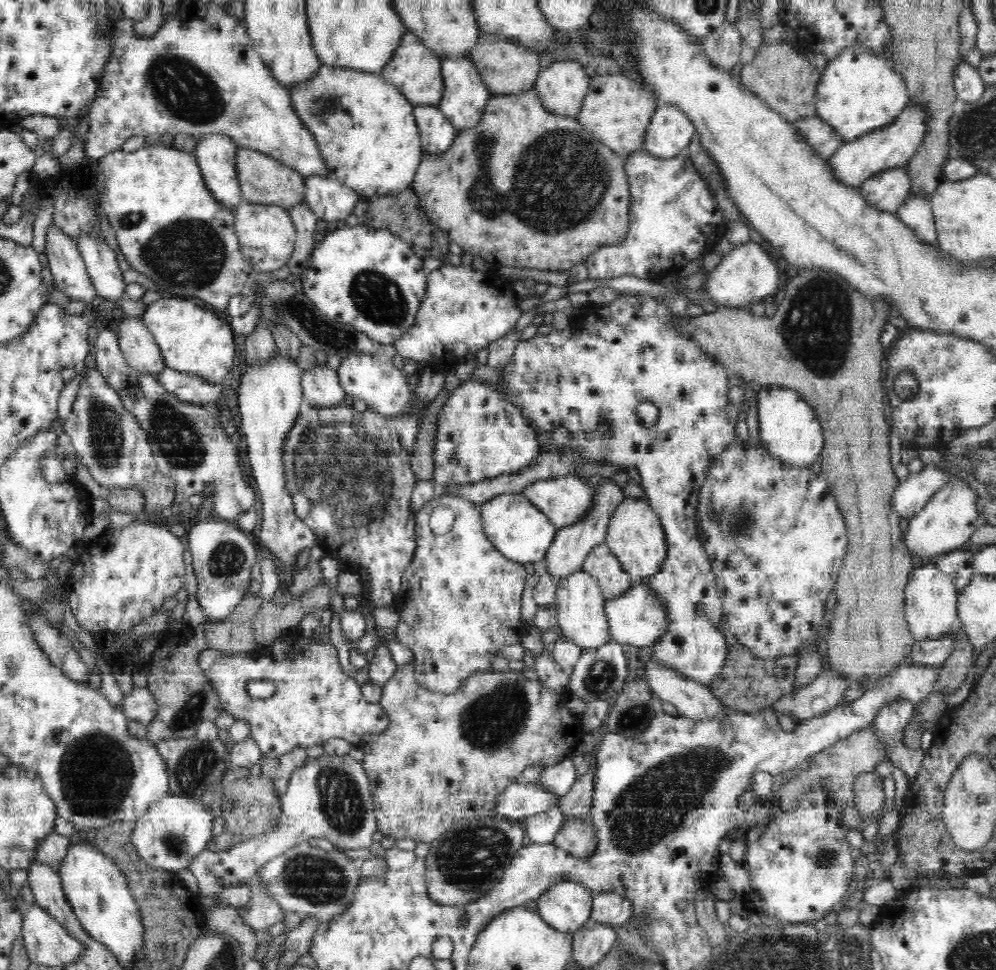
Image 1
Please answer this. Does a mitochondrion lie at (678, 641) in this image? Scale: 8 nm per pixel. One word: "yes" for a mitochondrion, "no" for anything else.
no

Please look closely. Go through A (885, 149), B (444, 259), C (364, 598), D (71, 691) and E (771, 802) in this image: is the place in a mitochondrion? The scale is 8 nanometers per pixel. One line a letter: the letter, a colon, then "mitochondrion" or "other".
A: other
B: other
C: other
D: other
E: other

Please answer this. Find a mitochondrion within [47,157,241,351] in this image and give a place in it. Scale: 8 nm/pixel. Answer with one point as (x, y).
(187, 255)

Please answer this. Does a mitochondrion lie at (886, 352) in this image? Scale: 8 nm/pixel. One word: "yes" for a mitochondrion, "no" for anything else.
no

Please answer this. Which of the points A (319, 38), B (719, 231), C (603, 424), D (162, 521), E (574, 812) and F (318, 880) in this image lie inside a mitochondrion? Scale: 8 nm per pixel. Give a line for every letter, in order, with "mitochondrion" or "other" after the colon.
A: other
B: other
C: mitochondrion
D: other
E: other
F: mitochondrion

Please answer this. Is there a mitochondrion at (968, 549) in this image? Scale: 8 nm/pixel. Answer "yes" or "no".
no

